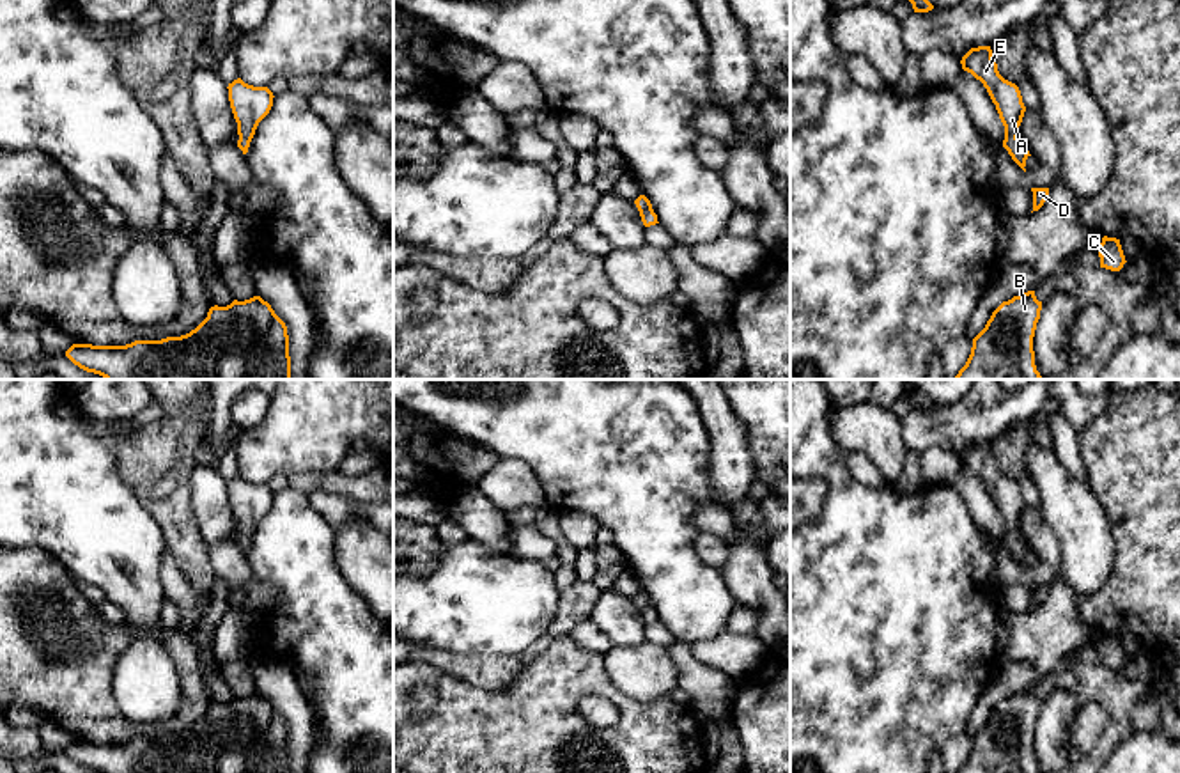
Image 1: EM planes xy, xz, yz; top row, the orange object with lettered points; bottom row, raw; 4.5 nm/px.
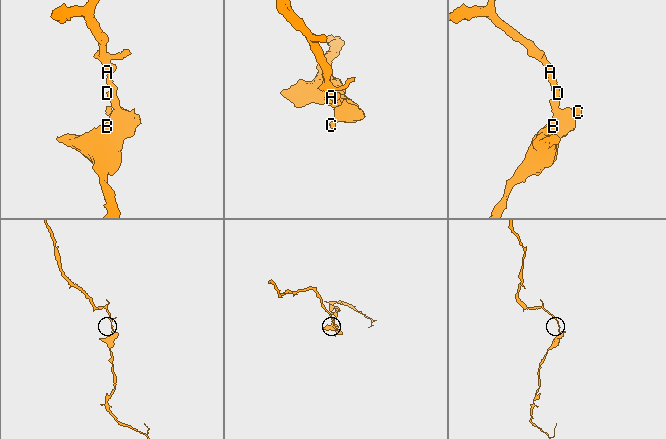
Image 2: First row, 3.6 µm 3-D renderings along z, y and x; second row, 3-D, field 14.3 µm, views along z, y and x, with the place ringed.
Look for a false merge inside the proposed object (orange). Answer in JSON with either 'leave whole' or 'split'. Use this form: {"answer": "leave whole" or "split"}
{"answer": "leave whole"}

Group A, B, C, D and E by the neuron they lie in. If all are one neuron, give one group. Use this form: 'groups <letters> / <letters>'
groups A B C D E

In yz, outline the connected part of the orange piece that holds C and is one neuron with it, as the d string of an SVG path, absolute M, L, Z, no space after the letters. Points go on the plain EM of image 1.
M1102 635L1102 640L1098 644L1098 654L1100 654L1100 665L1120 668L1123 665L1125 652L1120 642L1120 636L1116 635Z

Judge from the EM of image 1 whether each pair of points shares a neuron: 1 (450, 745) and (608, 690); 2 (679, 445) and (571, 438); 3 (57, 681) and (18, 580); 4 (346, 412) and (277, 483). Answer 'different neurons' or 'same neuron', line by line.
1: same neuron
2: same neuron
3: same neuron
4: different neurons

